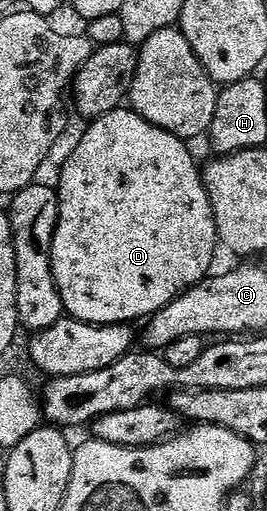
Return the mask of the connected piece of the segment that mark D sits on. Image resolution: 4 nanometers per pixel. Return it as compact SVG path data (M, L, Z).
M129 107L113 109L107 115L96 118L90 125L93 126L82 135L81 142L70 151L69 158L61 169L61 178L55 181L59 215L51 251L53 278L65 304L65 312L72 320L82 321L88 325L127 325L141 320L144 322L163 307L167 307L167 303L171 303L179 294L187 292L191 286L210 276L212 269L209 268L213 265L213 256L216 255L217 249L219 250L217 224L211 199L205 190L202 170L199 165L197 169L197 161L182 138L147 123L147 119L143 119Z

